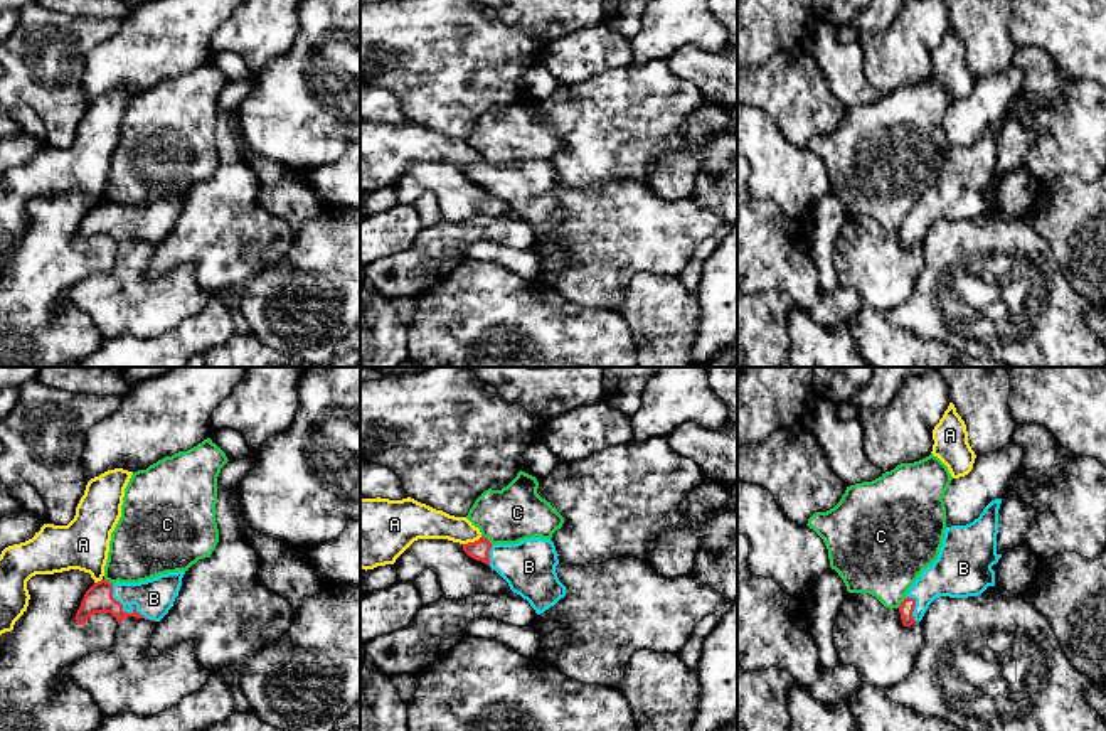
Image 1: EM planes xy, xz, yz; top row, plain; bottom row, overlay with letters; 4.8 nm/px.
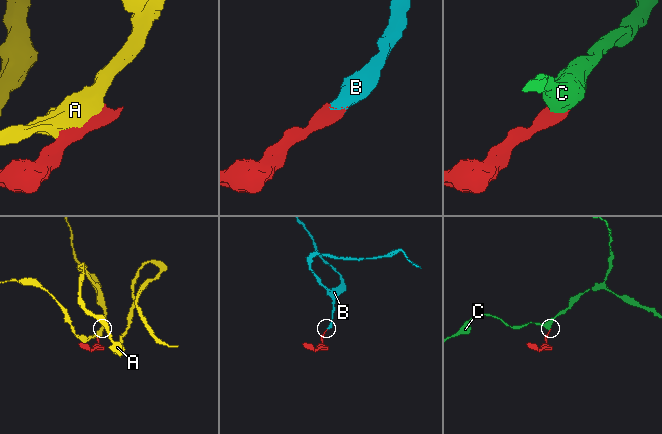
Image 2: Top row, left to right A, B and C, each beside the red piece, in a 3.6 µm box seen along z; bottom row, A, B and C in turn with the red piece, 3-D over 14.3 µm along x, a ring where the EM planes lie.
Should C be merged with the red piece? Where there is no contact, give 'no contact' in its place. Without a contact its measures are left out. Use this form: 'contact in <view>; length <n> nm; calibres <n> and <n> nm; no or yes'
contact in xz; length 80 nm; calibres 90 and 260 nm; no

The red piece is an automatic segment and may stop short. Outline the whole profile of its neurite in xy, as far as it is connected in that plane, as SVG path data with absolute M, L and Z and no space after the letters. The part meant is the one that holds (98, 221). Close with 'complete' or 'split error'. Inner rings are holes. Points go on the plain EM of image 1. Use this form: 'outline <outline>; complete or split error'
outline M185 194L167 195L140 205L94 205L84 217L76 246L84 248L94 236L111 236L116 244L128 239L160 244L178 219Z; split error

